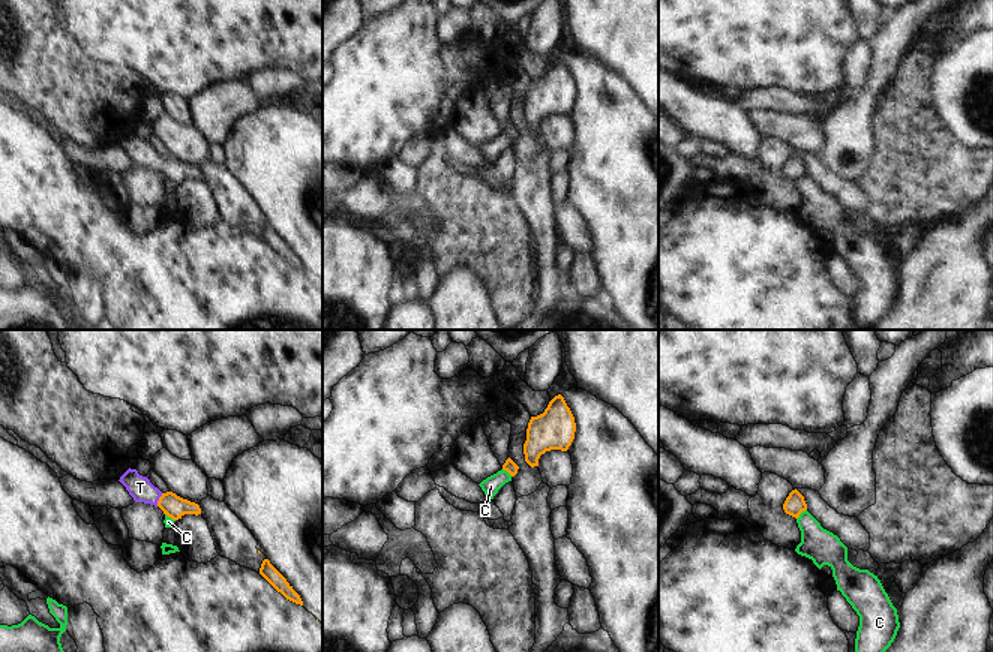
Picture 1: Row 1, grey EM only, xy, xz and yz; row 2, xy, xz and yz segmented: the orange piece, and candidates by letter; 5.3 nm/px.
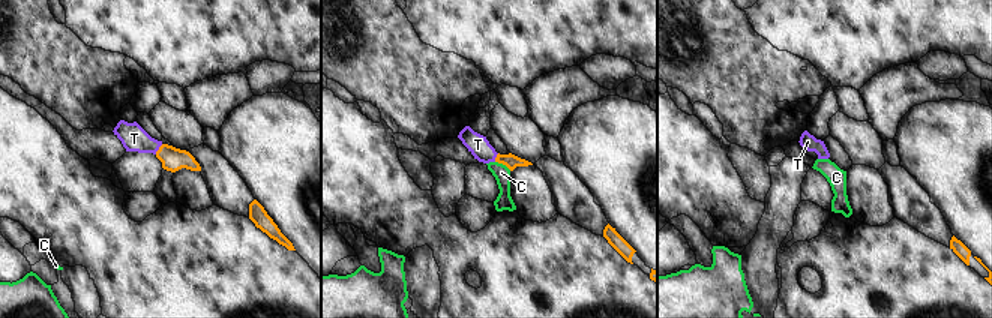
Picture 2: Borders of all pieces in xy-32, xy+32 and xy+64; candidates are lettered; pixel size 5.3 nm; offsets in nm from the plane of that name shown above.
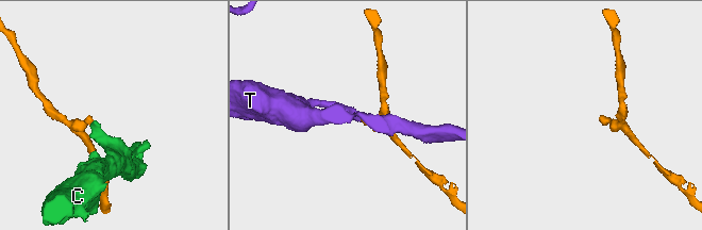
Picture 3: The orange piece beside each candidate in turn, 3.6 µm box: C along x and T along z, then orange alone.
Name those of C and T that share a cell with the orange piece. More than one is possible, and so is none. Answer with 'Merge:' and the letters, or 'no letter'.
Merge: T

